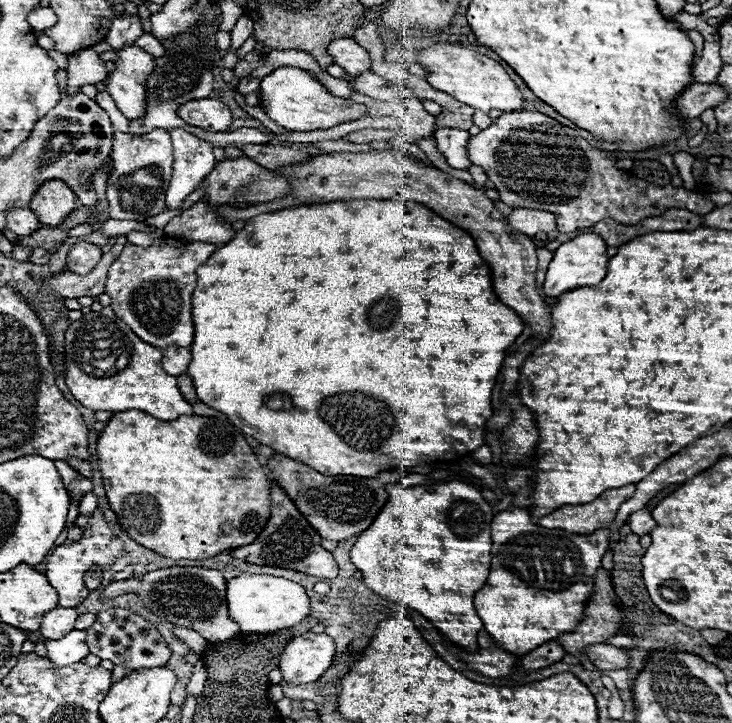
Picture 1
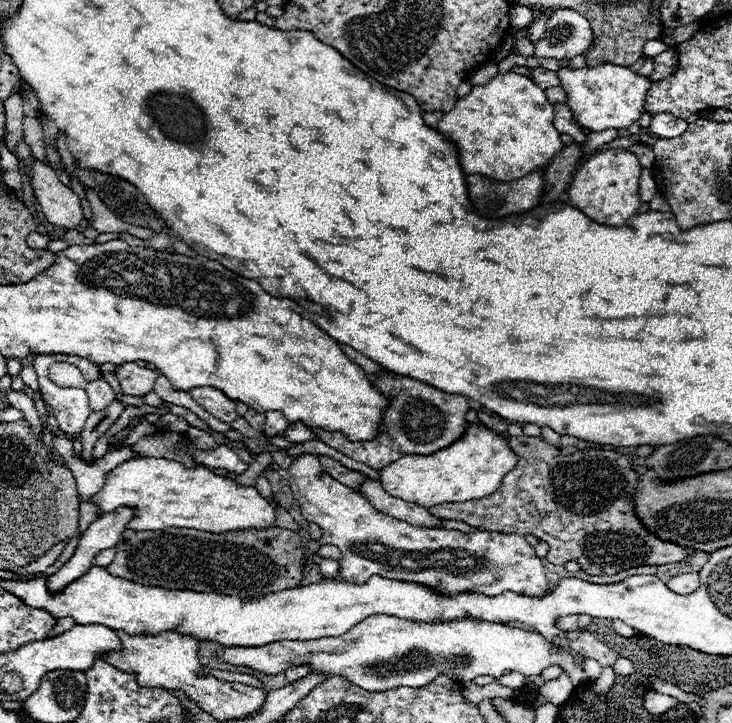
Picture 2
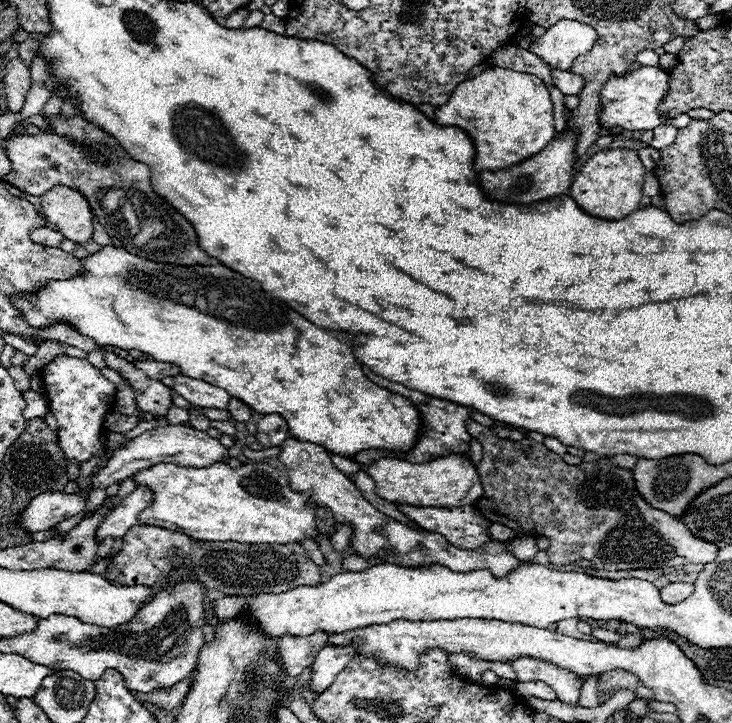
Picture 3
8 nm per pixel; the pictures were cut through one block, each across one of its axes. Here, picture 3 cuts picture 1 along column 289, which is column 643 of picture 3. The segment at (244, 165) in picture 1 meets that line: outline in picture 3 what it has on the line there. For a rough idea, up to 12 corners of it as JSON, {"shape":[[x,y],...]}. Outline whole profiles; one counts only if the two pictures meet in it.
{"shape":[[646,172],[644,196],[658,196],[660,184],[652,172]]}

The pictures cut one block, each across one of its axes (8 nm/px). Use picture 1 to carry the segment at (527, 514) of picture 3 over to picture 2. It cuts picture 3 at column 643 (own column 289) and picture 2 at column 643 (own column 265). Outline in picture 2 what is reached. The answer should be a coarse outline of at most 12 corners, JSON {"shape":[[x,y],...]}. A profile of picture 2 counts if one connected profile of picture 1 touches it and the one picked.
{"shape":[[508,442],[492,496],[436,518],[534,534],[590,576],[688,558],[642,528],[626,456]]}

